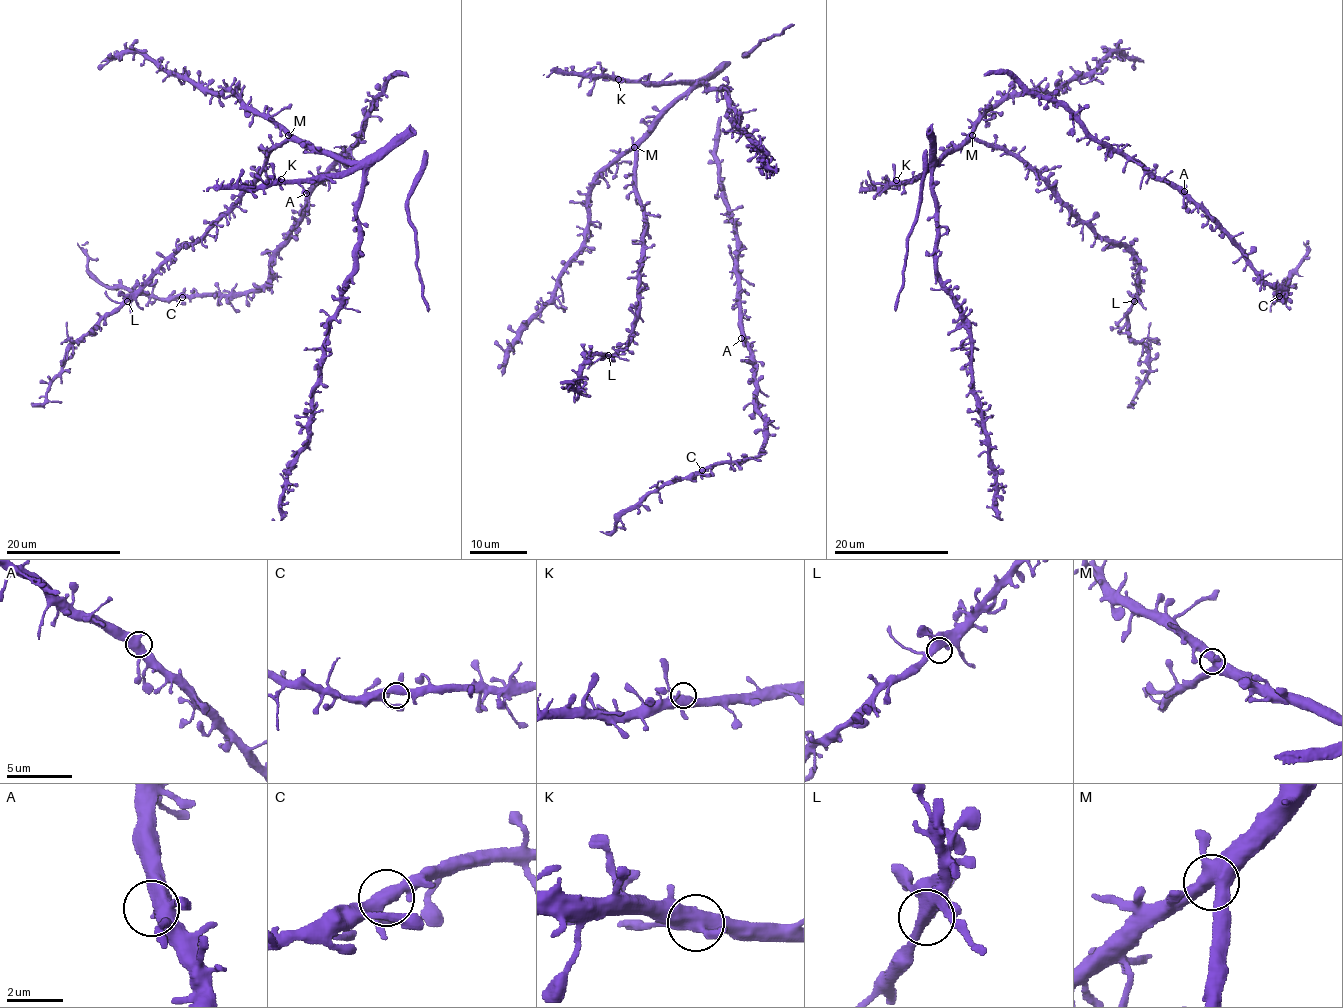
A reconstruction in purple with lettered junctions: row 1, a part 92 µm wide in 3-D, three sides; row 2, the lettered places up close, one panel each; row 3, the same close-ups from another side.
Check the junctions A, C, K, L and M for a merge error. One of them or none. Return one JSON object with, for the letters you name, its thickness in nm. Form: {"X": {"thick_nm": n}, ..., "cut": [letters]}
{"cut": []}

